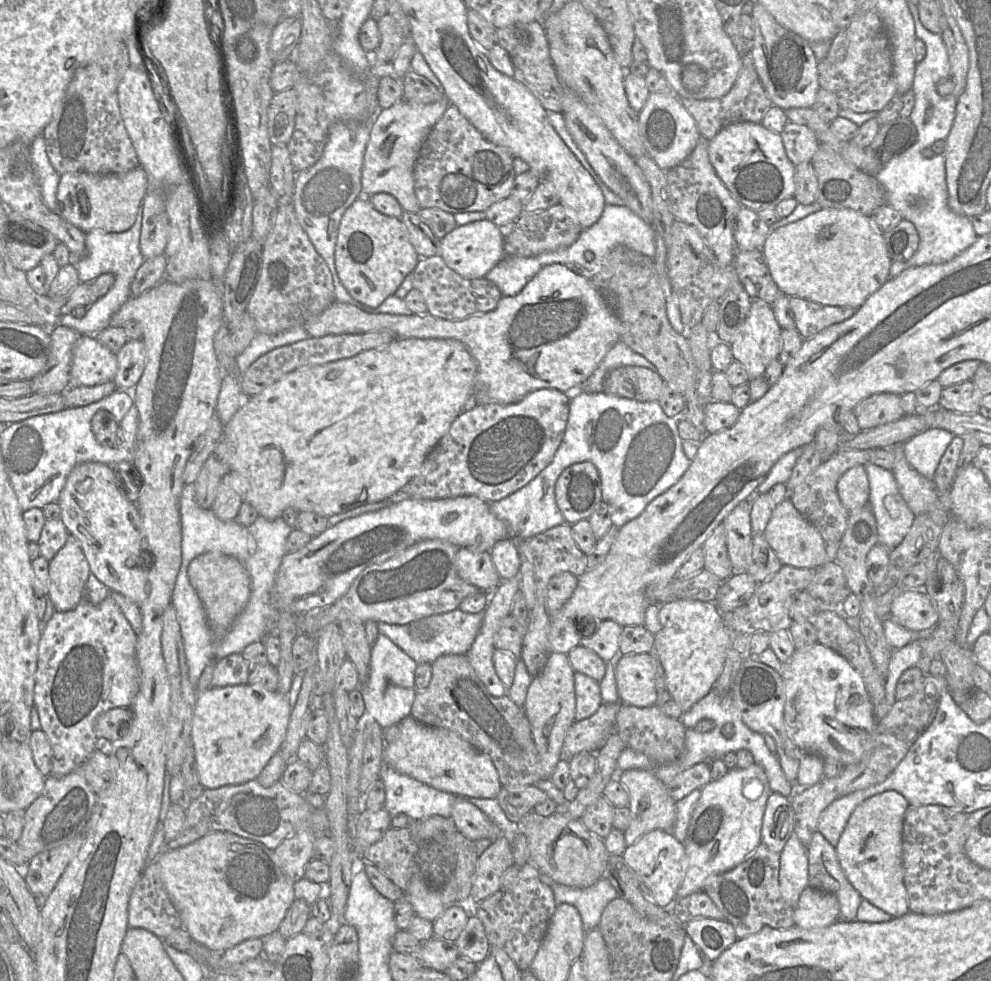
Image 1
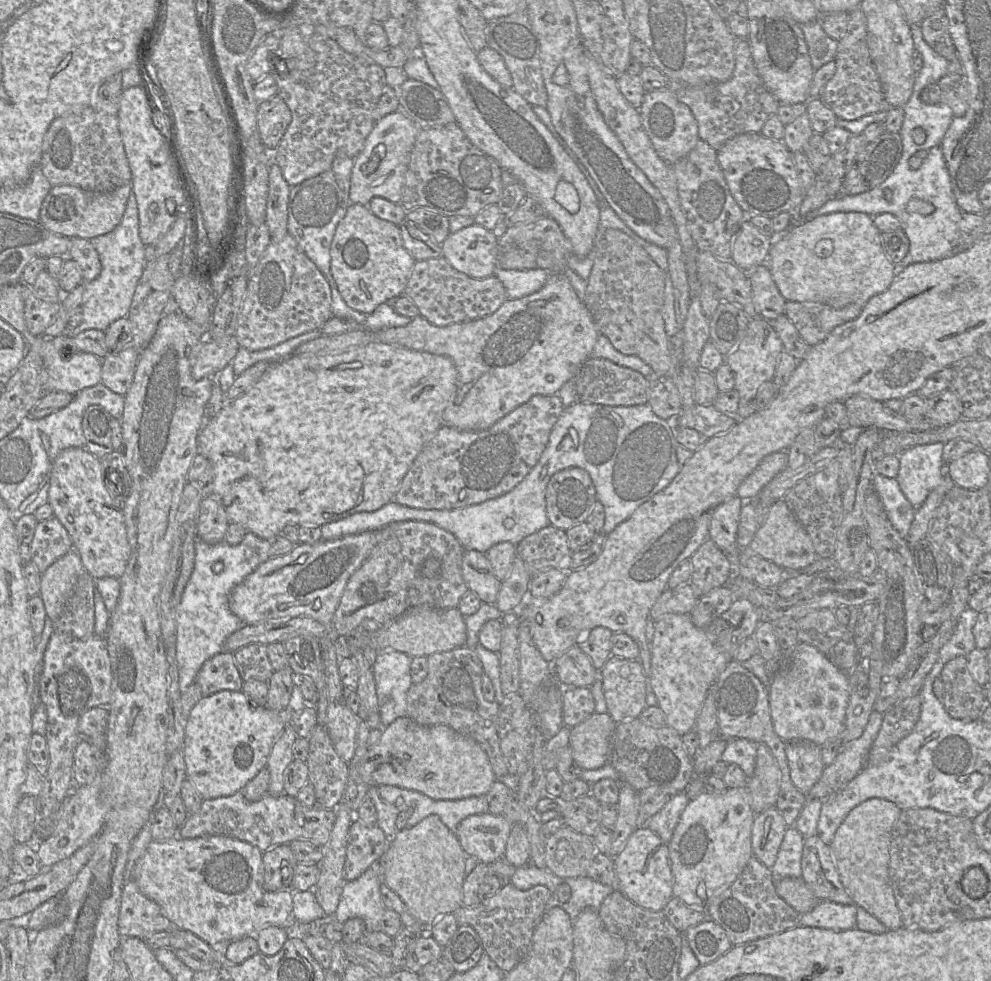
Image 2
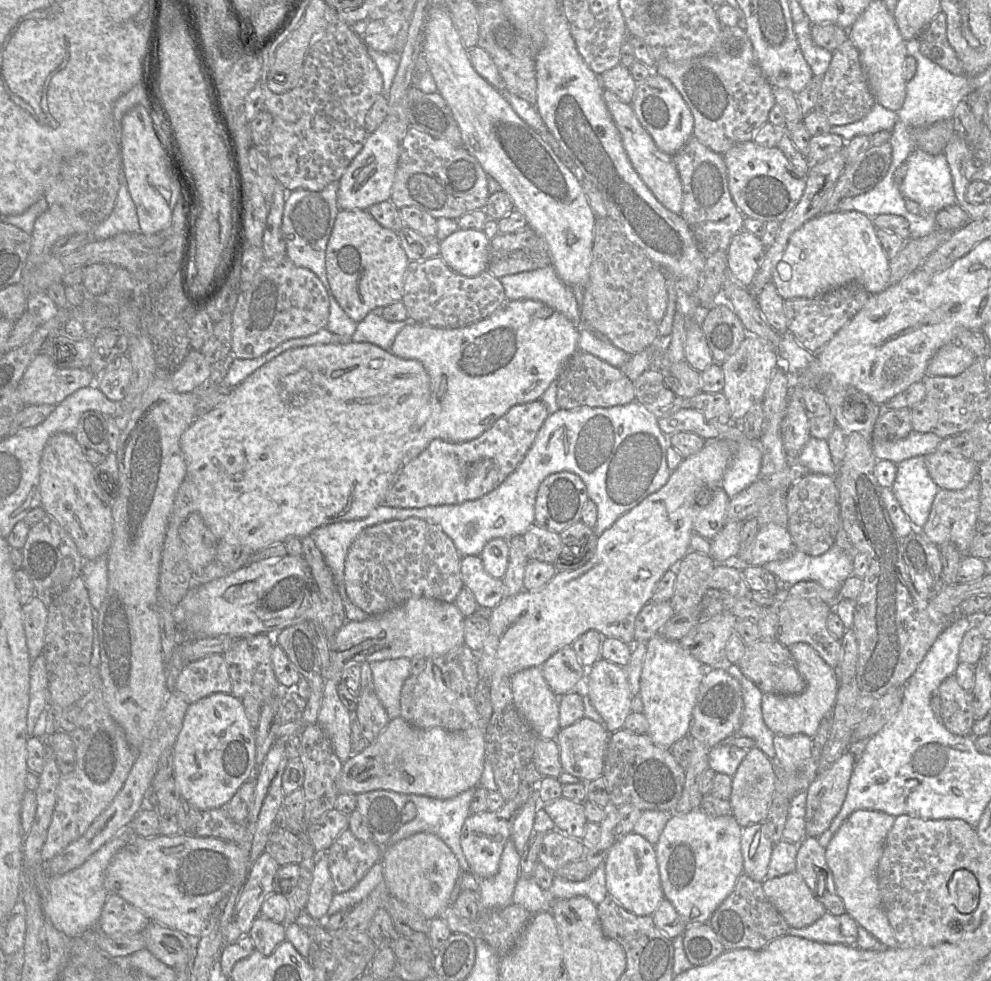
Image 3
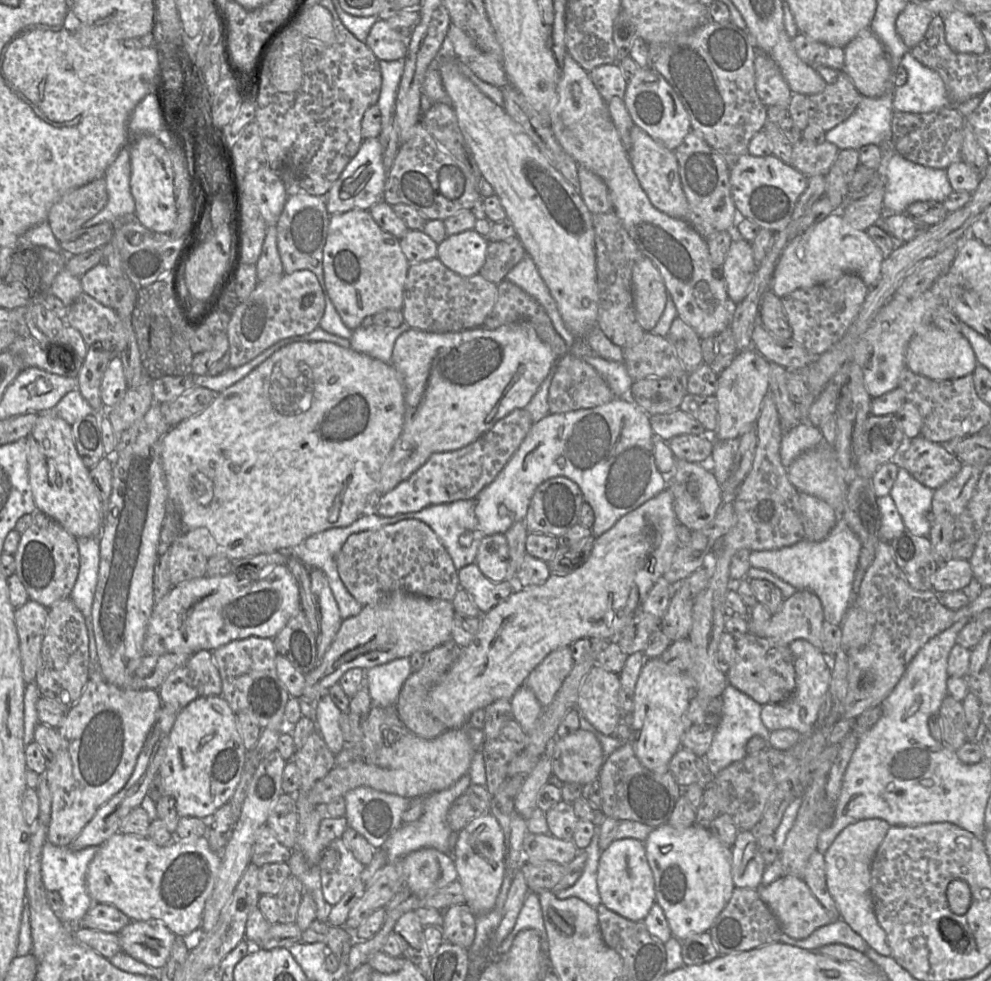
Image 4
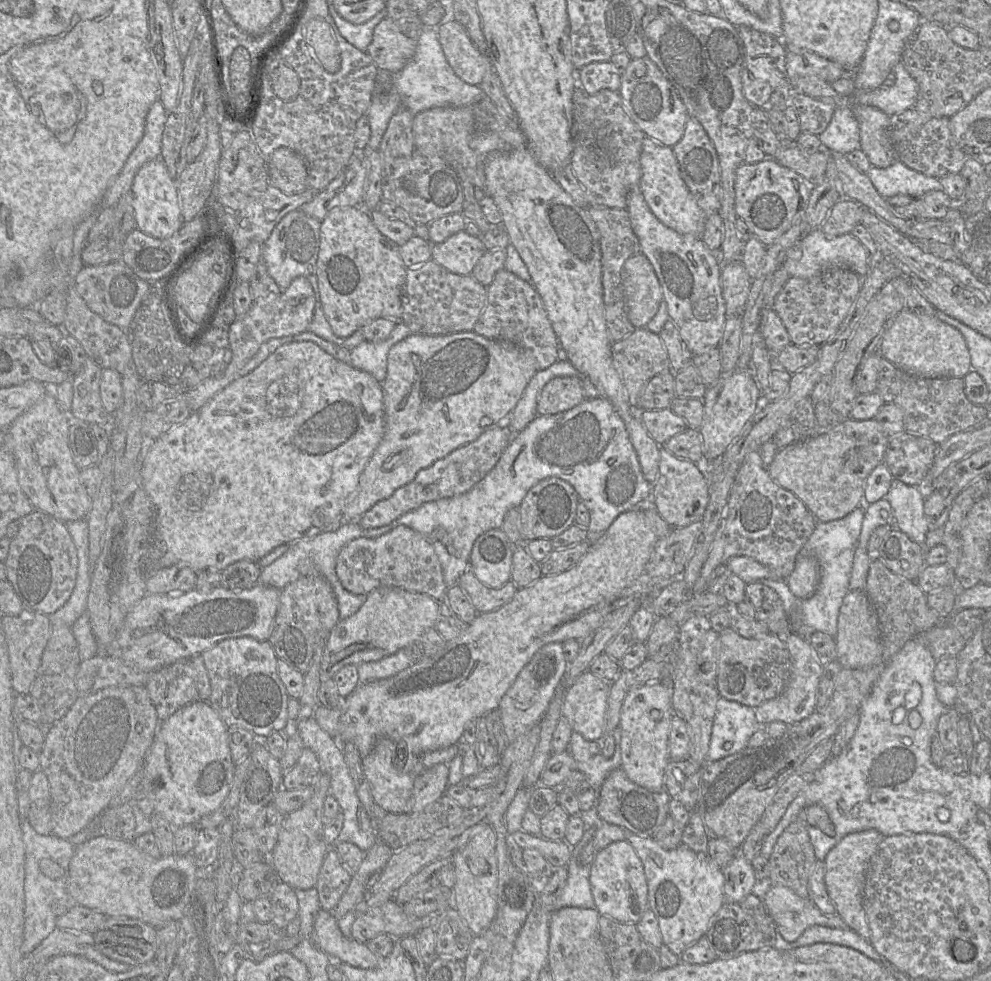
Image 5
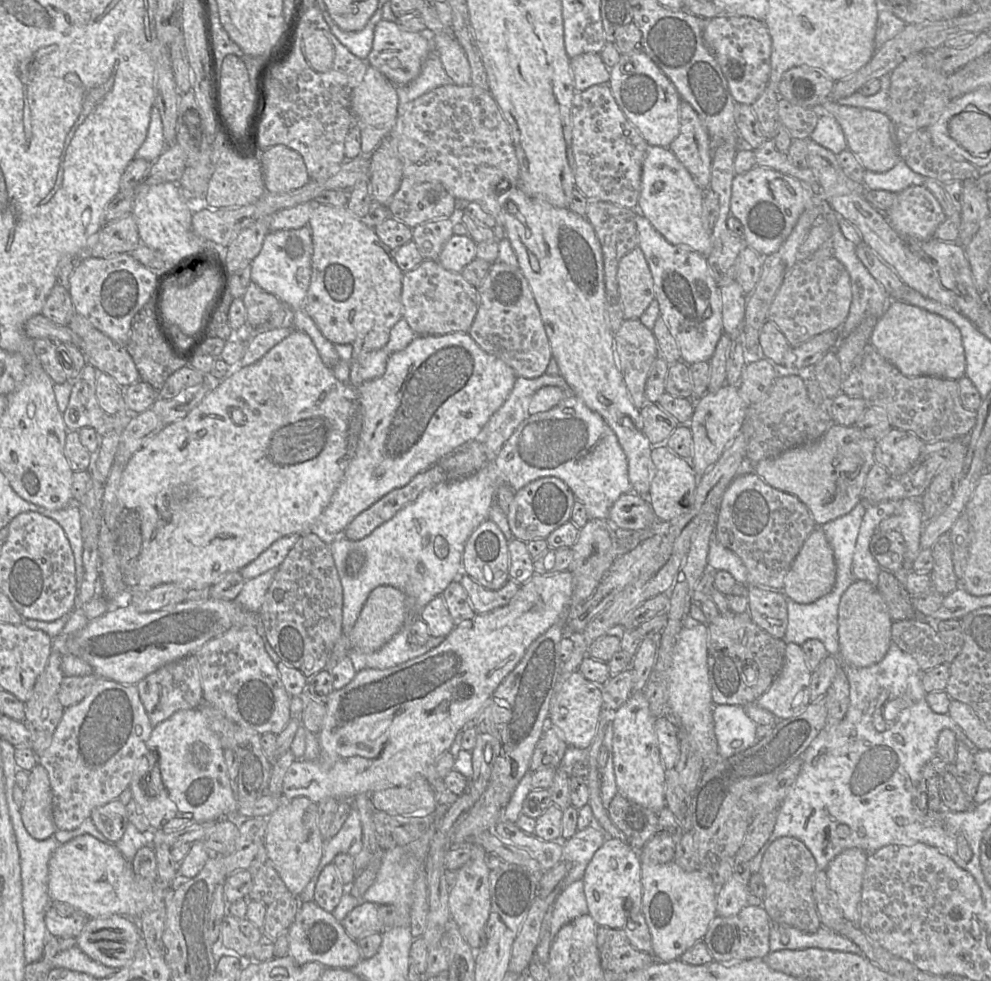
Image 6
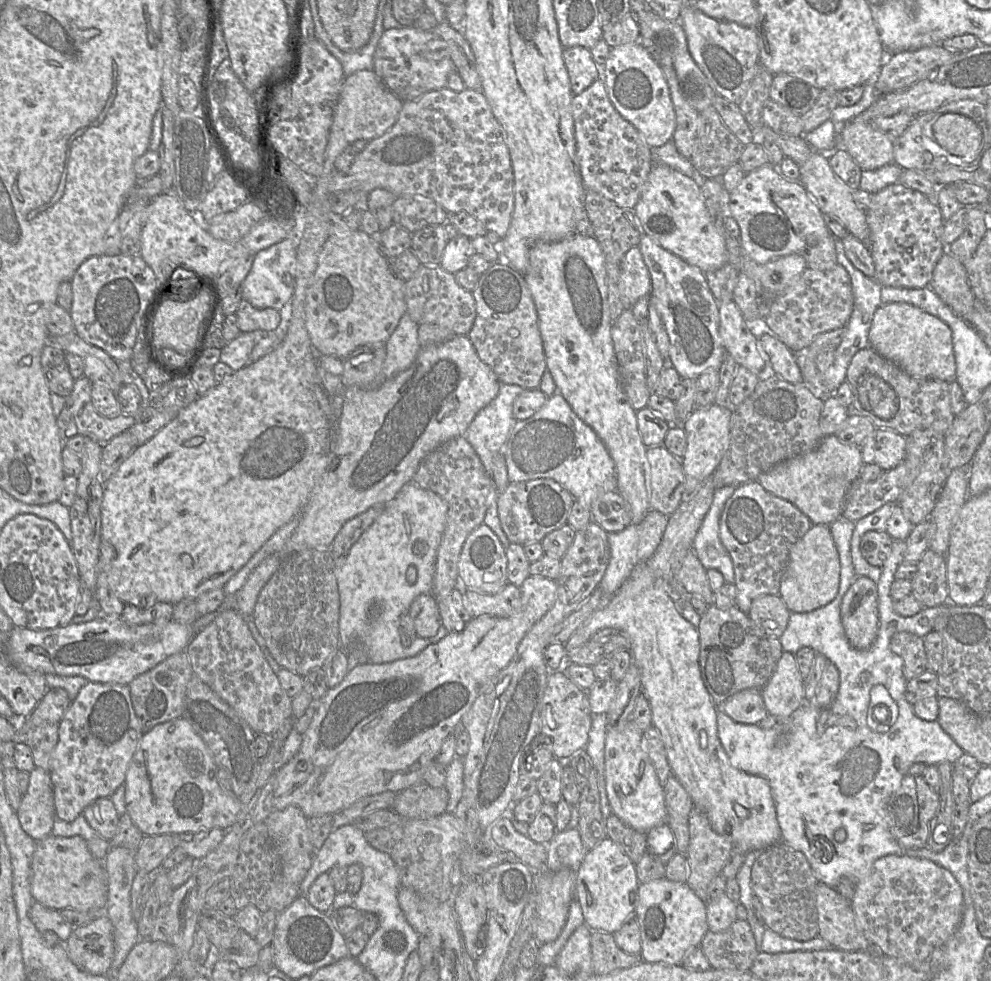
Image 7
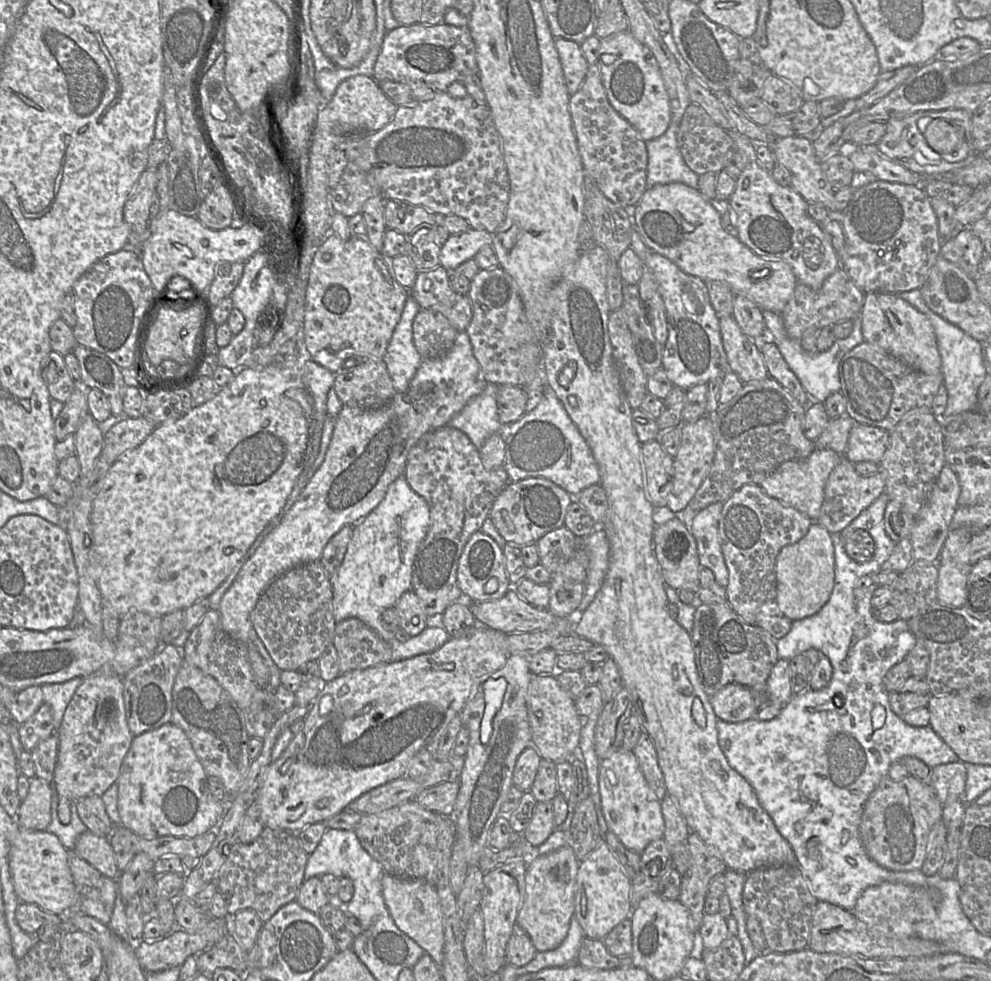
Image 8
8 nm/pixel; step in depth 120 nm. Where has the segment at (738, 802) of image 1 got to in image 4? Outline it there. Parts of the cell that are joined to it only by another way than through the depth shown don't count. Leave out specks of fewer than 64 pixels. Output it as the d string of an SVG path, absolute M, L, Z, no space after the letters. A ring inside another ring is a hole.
M667 823L654 828L644 845L654 877L656 902L664 911L672 936L683 941L709 931L735 887L731 873L732 849L723 845L709 829L696 825L676 829Z

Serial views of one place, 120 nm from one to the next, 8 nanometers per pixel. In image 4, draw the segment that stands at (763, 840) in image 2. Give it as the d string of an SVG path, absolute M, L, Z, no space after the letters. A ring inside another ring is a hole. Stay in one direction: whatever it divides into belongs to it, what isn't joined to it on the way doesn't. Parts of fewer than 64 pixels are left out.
M738 831L731 857L734 886L758 888L765 868L766 864L759 849L759 839L752 831Z

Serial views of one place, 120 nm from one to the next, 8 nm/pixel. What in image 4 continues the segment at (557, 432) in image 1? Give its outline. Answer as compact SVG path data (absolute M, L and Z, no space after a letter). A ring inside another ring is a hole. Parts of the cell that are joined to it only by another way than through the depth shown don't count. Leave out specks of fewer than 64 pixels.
M526 409L514 410L468 446L455 451L432 454L408 479L400 482L384 495L377 496L370 510L374 510L378 515L391 517L397 514L417 512L434 504L452 503L476 497L503 470L528 435L533 424L532 417Z

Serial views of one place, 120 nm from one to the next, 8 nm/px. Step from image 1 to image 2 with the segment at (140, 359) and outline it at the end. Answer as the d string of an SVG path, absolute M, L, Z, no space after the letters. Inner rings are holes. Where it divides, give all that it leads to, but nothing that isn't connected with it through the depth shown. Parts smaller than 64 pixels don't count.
M128 346L102 359L101 383L111 391L125 396L133 382L140 352Z

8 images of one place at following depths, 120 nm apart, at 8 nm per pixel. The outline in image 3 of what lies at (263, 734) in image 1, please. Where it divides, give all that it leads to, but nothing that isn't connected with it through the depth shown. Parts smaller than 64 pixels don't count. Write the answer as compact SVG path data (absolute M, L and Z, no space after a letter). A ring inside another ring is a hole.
M221 692L189 705L173 745L173 778L182 799L201 811L221 808L254 774L255 731L241 699Z

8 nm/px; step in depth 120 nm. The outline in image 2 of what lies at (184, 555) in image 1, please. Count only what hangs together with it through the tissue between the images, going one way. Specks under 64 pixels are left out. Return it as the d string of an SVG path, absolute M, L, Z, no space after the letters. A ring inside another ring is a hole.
M247 532L235 546L225 541L210 545L196 540L193 571L175 613L176 662L181 693L195 681L204 662L224 651L226 639L243 627L243 622L230 610L230 596L236 586L271 557L271 541L252 532Z

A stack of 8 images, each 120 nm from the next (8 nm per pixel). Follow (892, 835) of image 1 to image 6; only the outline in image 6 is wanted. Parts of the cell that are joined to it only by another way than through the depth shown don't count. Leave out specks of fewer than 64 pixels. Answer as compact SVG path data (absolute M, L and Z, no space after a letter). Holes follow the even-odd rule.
M849 848L837 855L825 872L828 886L835 894L843 916L858 926L862 882L868 854L860 848Z

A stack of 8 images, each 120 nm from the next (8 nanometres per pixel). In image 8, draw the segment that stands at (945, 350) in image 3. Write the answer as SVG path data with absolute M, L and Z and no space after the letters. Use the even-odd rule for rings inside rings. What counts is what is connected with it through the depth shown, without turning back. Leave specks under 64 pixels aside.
M866 293L861 309L864 341L901 359L913 369L928 375L941 373L941 357L930 320L914 306L895 294Z

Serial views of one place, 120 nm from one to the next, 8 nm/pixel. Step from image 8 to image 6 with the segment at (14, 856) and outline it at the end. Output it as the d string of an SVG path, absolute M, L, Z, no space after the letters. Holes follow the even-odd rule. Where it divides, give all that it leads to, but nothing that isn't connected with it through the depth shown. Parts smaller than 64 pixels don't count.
M82 834L60 844L48 861L48 894L51 901L65 902L89 918L118 915L140 918L155 902L164 901L171 887L134 873L114 843L105 844Z

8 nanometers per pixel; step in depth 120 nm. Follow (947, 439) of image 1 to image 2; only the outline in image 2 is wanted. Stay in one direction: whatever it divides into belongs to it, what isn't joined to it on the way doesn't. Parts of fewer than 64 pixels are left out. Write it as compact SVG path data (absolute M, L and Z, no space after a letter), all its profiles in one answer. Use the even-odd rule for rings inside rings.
M944 443L916 445L899 455L897 481L900 489L915 509L918 509L946 471L942 459Z

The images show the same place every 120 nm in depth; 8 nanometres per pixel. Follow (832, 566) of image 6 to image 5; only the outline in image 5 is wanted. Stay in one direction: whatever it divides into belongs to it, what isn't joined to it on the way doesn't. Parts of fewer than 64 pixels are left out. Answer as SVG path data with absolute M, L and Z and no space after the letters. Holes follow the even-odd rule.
M799 554L792 572L785 581L797 598L811 597L819 582L819 566L815 557L809 554Z

